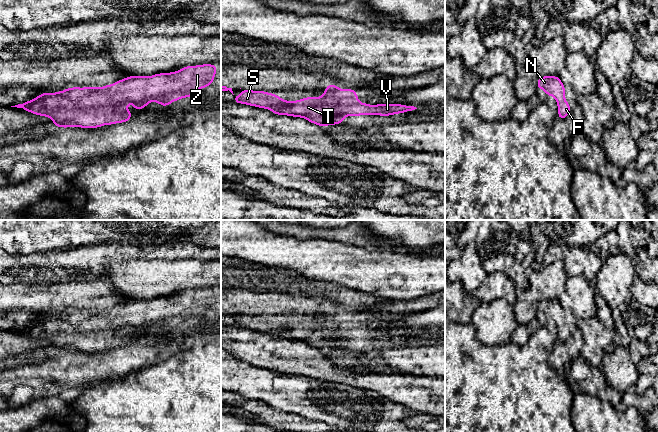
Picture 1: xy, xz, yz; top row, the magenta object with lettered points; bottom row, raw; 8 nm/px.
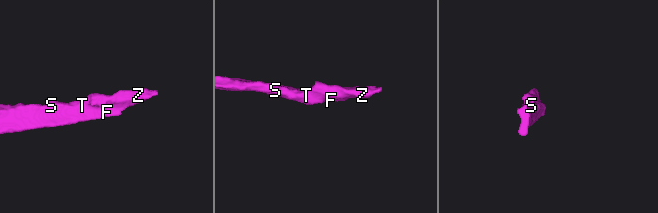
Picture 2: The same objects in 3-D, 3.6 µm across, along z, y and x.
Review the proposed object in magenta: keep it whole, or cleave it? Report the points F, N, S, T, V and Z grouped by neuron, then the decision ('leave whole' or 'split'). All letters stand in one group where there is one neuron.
F N S T V Z | leave whole

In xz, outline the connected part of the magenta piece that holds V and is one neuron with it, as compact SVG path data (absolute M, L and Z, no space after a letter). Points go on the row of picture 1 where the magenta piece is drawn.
M328 84L322 96L305 97L297 101L284 101L280 96L265 91L243 90L233 102L271 110L275 115L304 118L324 127L342 124L347 116L379 115L391 116L417 109L403 104L360 103L354 89L339 89L336 84Z

